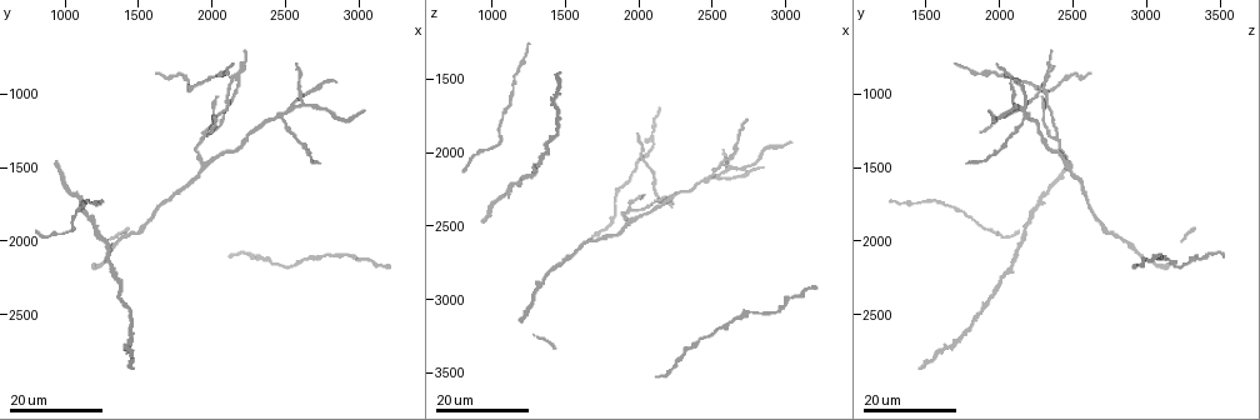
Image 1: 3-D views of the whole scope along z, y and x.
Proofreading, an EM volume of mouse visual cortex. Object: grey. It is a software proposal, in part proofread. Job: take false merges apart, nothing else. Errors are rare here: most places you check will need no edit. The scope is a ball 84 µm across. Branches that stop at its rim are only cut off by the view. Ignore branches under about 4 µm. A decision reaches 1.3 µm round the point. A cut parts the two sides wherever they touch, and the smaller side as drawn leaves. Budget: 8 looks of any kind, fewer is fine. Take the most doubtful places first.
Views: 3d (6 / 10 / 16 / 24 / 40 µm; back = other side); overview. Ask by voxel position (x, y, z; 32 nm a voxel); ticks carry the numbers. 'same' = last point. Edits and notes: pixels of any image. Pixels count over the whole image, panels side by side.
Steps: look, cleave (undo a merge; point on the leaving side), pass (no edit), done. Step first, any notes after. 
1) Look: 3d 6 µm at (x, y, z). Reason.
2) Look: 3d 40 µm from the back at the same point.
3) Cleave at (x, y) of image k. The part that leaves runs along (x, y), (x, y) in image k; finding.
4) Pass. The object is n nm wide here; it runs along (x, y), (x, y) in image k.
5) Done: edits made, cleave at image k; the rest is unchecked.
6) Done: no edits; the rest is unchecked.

Look: 3d 24 µm at (1940, 1300, 2380). Arms part here.

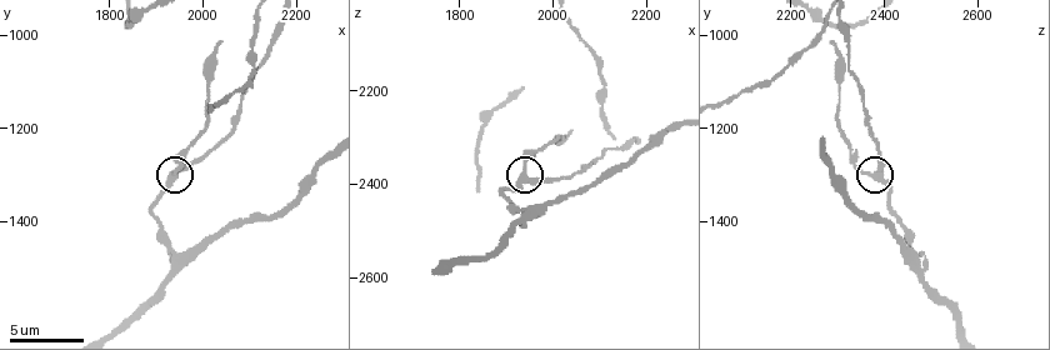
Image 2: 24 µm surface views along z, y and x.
Look: 3d 6 µm at (1945, 1300, 2390).

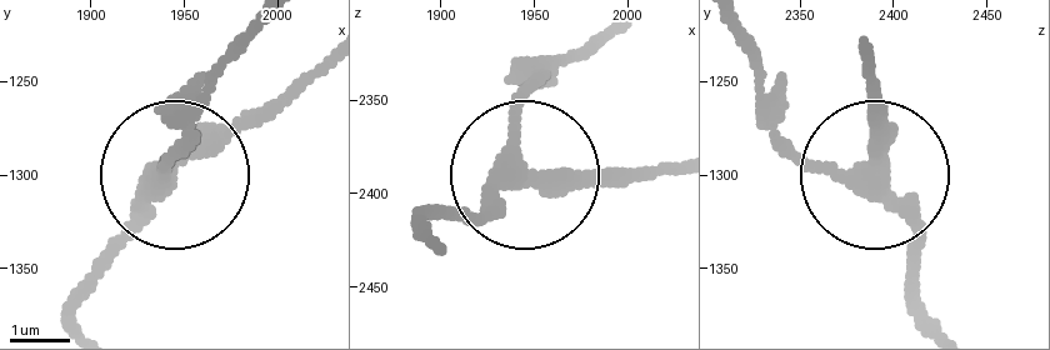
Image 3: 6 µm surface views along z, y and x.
Pass. It runs along (919, 316), (904, 211), (760, 113) in image 3; all the same cell.

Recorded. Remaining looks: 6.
Look: 3d 16 µm at (1950, 1470, 2460).

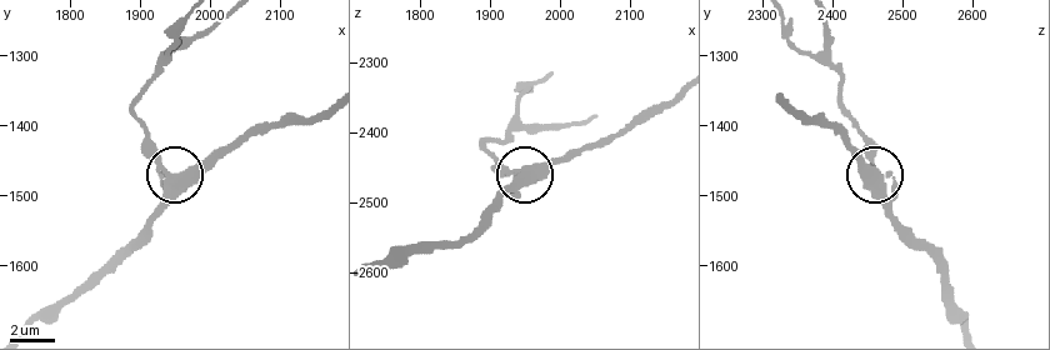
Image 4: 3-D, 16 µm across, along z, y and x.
Look: 3d 16 µm from the back at (1950, 1475, 2460).

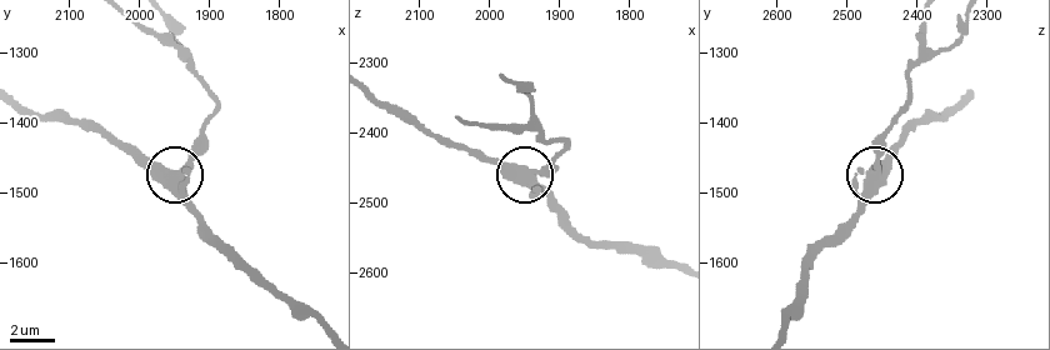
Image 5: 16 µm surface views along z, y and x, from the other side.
Pass. The side arm is 48 µm long; it runs along (678, 269), (599, 246), (530, 180), (509, 174), (483, 150) in image 5; continuous, no second cell.

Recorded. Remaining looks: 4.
Look: 3d 24 µm at (1180, 1840, 2200). Three arms meet.

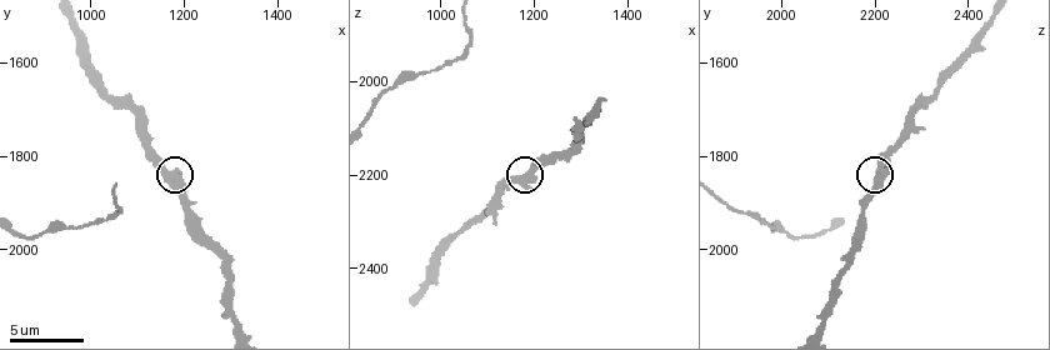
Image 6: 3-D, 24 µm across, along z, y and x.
Look: 3d 10 µm at (1175, 1865, 2205). Closer look.

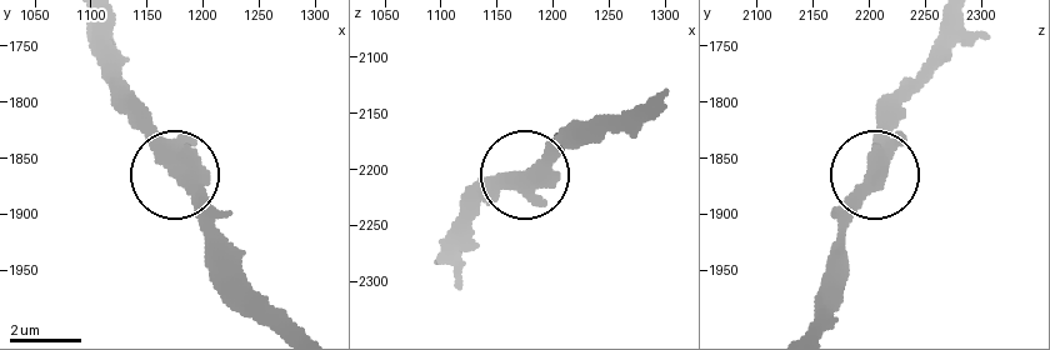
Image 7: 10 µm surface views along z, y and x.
Pass. The side arm is 18 µm long; one cell here.

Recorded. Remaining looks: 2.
Look: 3d 24 µm at (2480, 1160, 2160). Three arms meet.

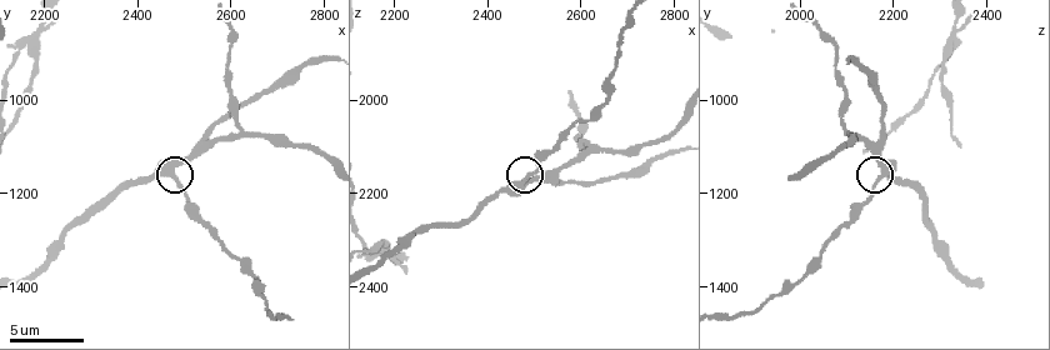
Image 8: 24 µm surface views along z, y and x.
Look: 3d 10 µm at (2475, 1145, 2175).

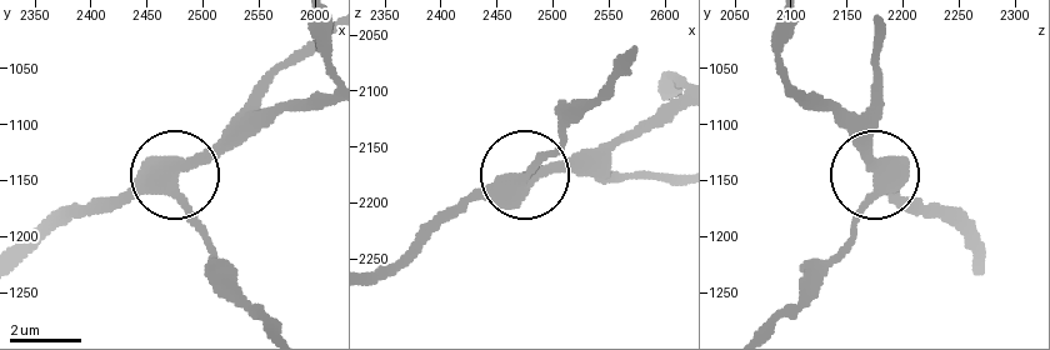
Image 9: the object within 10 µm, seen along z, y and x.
Pass. The object is 400 nm wide here; it runs along (24, 263), (68, 221), (173, 179), (218, 260) in image 9; all the same cell.

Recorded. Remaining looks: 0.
Done: no edits; the rest is unchecked.

